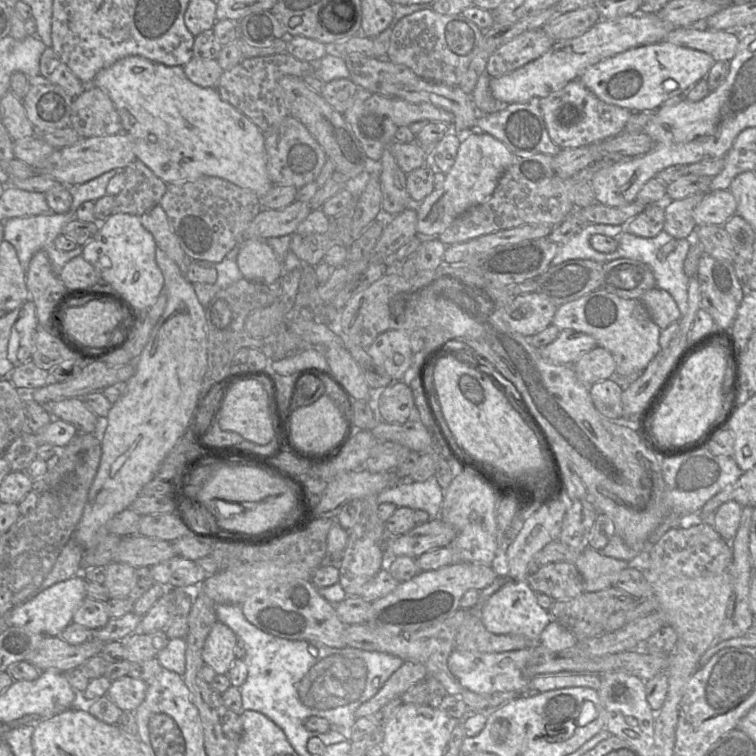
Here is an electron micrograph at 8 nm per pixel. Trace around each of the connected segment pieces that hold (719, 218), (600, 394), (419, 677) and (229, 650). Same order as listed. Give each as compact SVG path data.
M728 189L707 192L693 212L696 228L711 224L724 225L736 214L736 210L737 202Z
M612 379L599 381L589 386L589 393L595 408L610 420L622 419L623 389Z
M404 661L404 664L391 675L378 692L357 708L356 719L379 711L389 701L400 697L407 689L422 682L427 676L428 672L424 665Z
M216 621L202 651L205 665L211 667L218 675L227 674L236 660L237 644L236 634L225 624Z

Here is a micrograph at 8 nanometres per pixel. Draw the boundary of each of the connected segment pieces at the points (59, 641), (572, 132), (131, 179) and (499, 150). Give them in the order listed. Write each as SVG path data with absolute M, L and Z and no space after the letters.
M45 636L28 662L40 672L57 669L68 672L77 669L87 659L97 656L104 646L97 639L79 645L71 645L61 637Z
M579 79L540 98L540 109L551 140L562 149L587 146L613 138L623 132L632 114L625 108L603 102Z
M137 159L127 165L123 172L126 183L115 196L112 214L125 213L141 217L160 203L168 184Z
M472 130L465 137L458 137L461 143L457 157L445 176L443 187L428 195L417 209L418 235L439 236L459 215L489 199L499 179L512 164L514 154L492 135Z

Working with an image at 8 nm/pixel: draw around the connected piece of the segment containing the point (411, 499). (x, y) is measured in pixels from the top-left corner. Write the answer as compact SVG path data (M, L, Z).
M435 475L422 482L403 480L378 495L378 503L390 502L398 507L426 511L430 520L438 519L444 490Z

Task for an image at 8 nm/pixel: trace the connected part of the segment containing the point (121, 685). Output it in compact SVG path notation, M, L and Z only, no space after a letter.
M124 676L111 683L107 696L122 711L134 711L144 701L147 688L147 682Z

